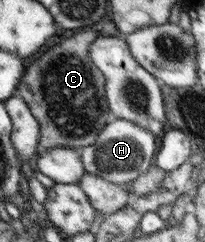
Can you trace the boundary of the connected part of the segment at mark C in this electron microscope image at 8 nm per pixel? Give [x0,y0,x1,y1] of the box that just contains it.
[16,32,116,150]

